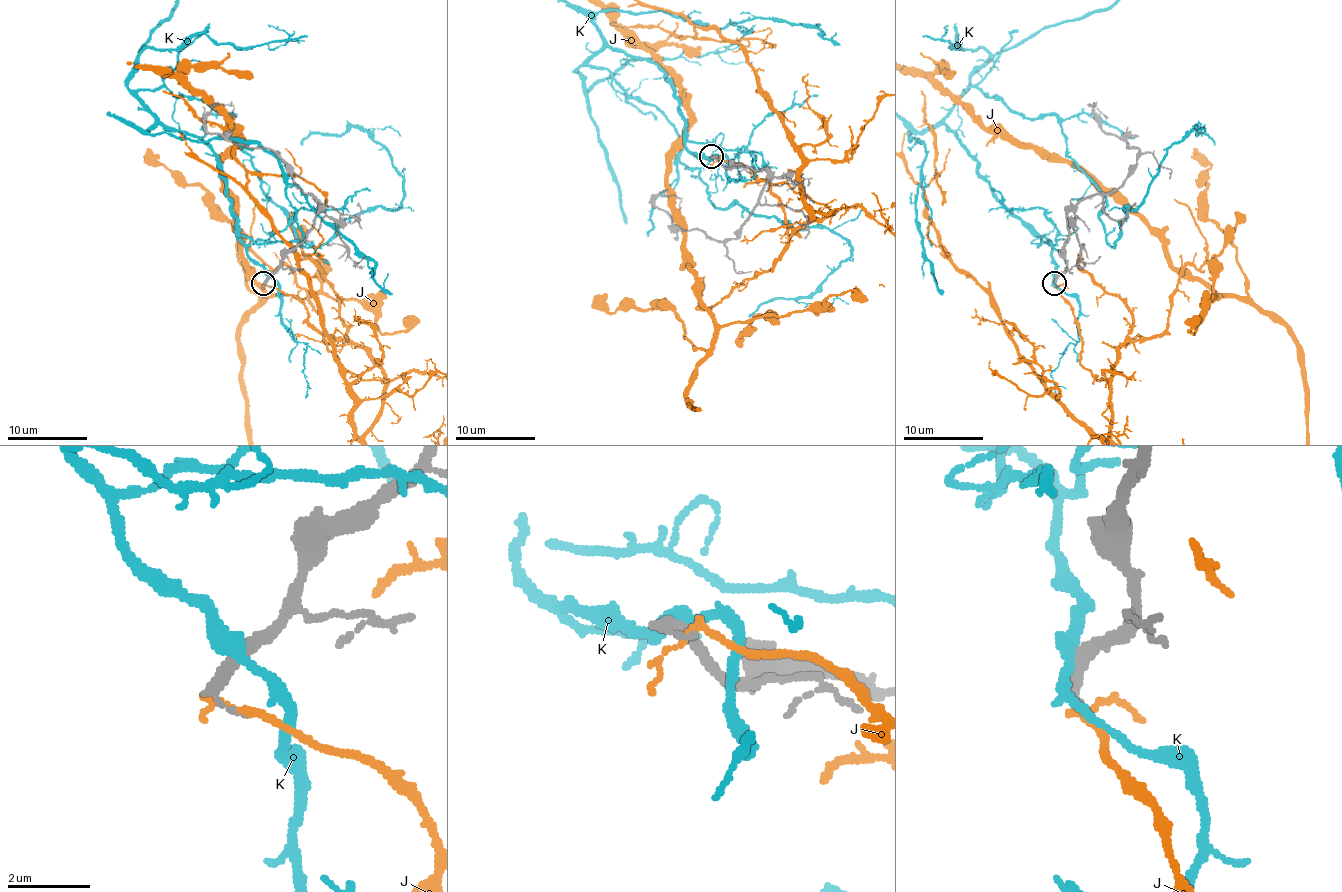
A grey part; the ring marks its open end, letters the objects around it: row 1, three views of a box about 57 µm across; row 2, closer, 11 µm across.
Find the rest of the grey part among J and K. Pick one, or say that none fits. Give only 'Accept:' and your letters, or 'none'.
Accept: none

